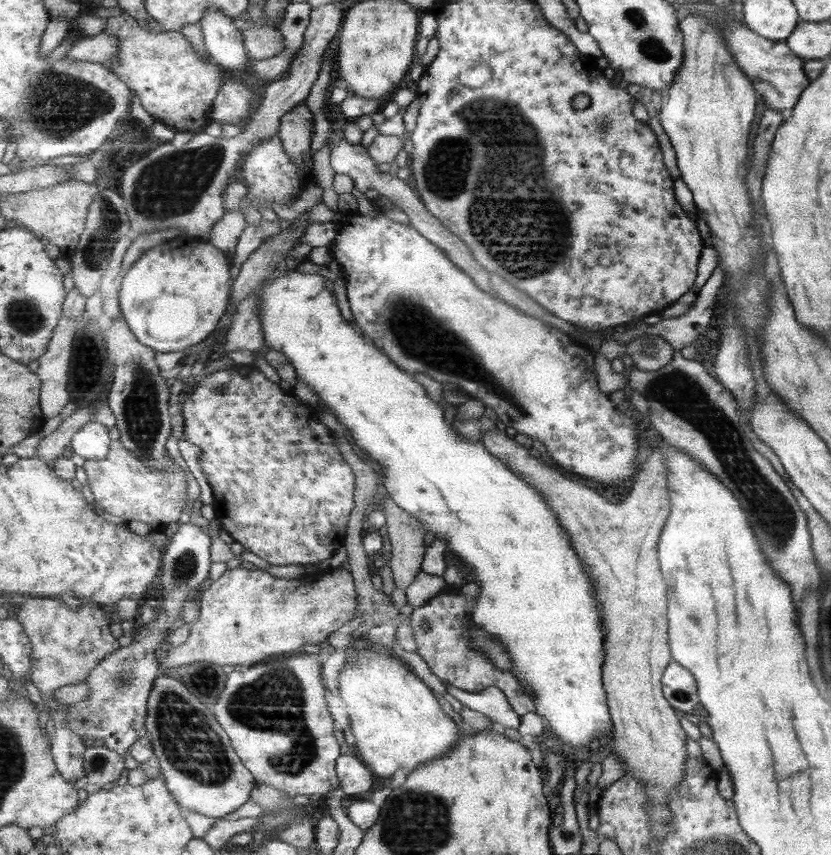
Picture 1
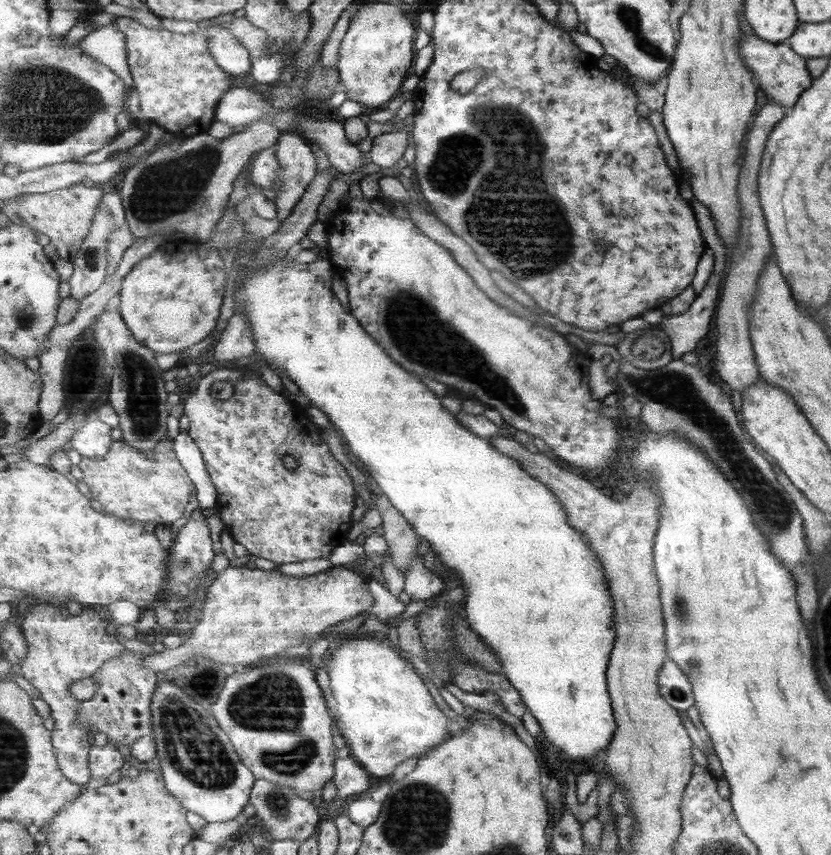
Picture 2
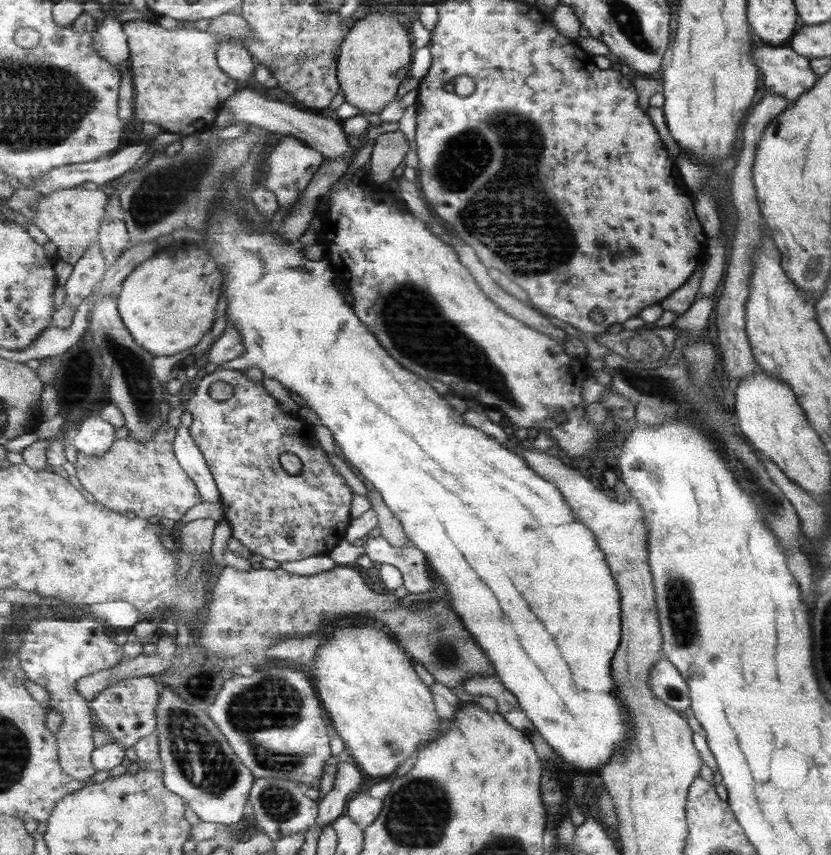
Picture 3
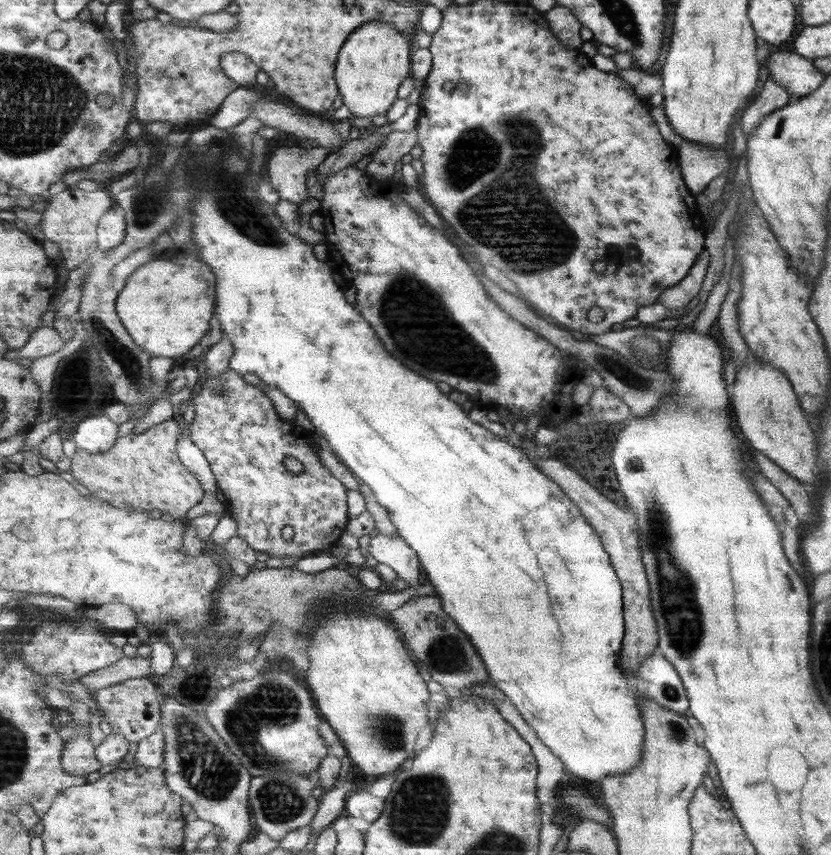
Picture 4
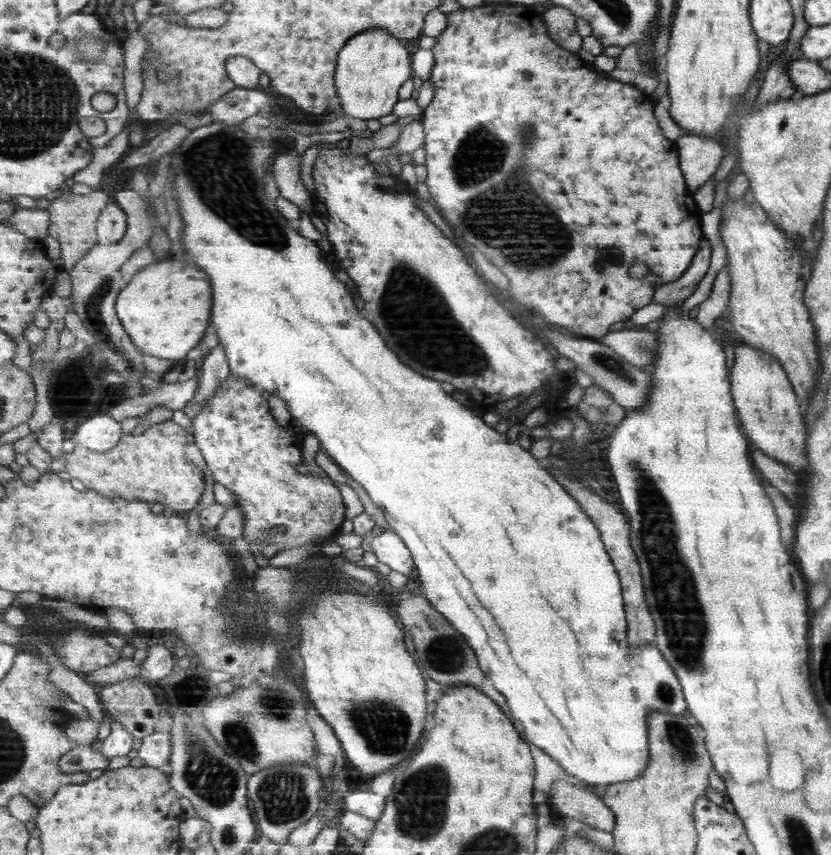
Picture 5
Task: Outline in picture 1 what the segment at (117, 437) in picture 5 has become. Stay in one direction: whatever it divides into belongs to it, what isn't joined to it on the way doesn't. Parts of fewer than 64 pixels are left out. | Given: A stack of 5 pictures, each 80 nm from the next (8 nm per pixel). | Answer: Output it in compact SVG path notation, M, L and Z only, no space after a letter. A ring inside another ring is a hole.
M92 420L75 434L71 446L84 460L101 461L108 458L112 441L110 428Z

